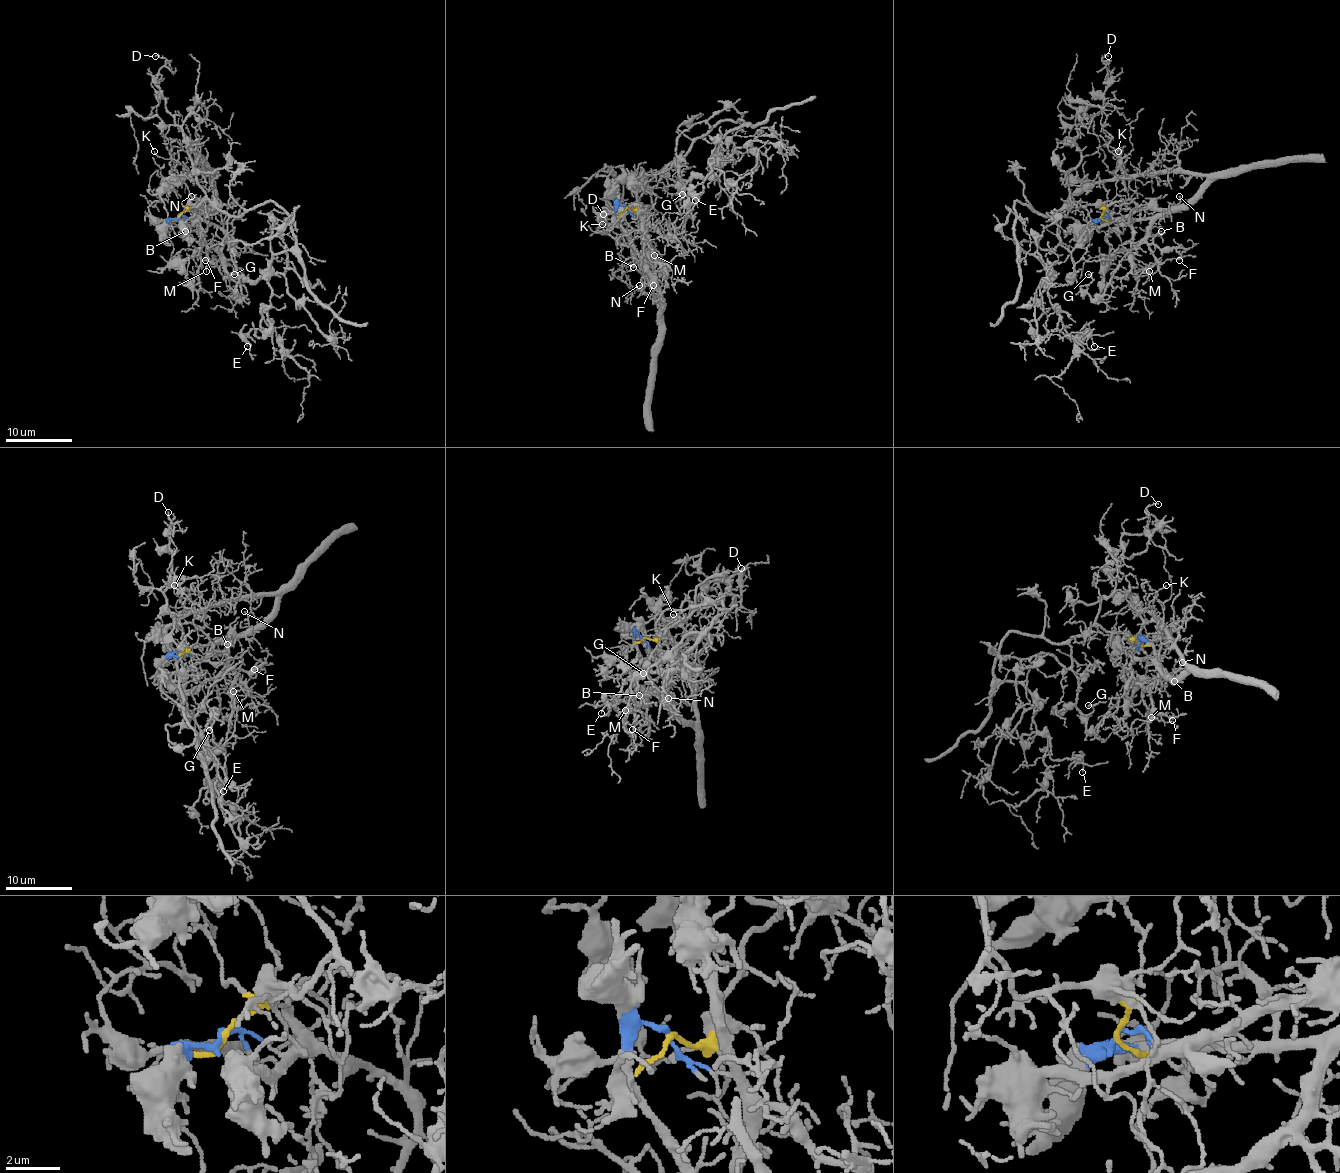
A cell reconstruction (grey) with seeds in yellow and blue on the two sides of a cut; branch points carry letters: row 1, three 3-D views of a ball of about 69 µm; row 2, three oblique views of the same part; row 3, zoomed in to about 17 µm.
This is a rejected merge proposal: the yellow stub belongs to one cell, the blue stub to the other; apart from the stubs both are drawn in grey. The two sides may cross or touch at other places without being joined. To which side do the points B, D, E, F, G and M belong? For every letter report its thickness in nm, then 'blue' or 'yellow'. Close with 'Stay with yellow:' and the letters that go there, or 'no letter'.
B: 110 nm | blue
D: 100 nm | yellow
E: 110 nm | yellow
F: 110 nm | blue
G: 100 nm | yellow
M: 110 nm | blue
Stay with yellow: D, E, G

